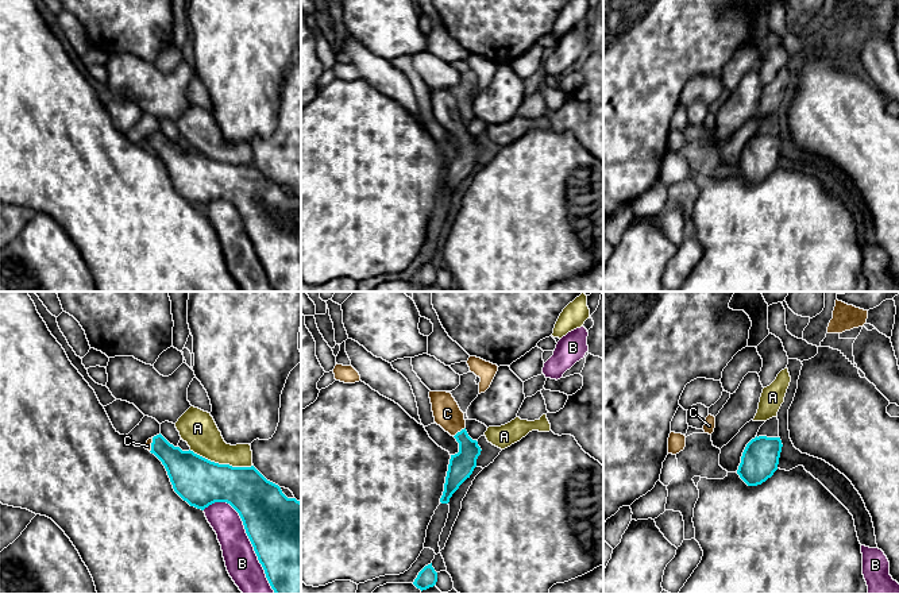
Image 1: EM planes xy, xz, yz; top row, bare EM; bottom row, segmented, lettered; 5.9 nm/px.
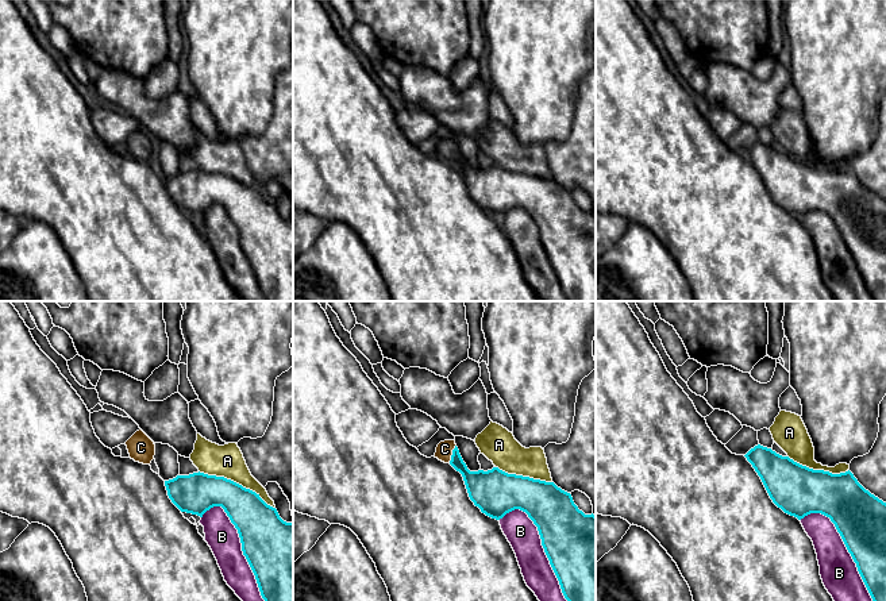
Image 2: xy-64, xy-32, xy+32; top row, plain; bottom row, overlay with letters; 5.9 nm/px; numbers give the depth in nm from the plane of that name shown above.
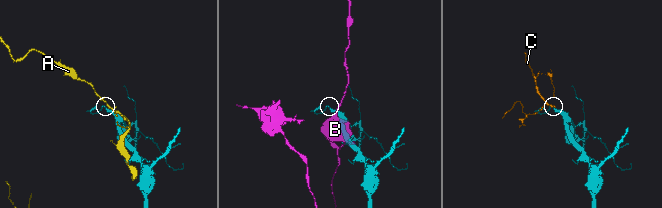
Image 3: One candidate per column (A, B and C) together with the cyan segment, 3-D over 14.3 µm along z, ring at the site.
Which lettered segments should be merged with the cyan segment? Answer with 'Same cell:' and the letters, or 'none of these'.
Same cell: C

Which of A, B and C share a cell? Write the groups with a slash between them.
A / B / C

